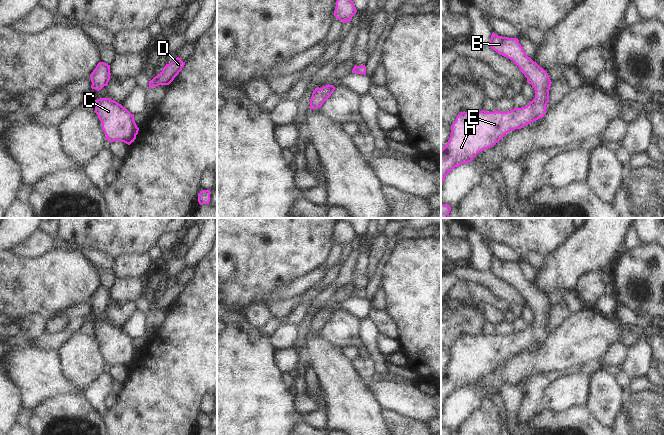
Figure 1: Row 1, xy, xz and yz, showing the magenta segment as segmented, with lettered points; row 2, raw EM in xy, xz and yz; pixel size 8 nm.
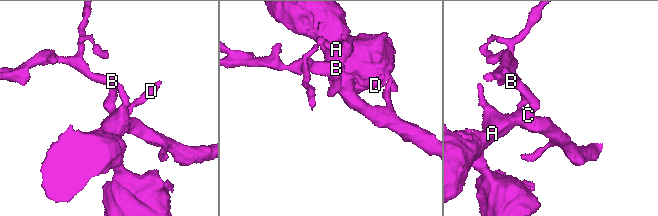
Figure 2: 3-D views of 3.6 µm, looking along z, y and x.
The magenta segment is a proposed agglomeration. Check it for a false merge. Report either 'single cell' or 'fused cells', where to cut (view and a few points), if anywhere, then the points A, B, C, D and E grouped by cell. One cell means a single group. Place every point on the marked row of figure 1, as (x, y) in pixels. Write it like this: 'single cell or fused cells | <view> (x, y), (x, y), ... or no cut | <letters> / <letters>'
single cell | no cut | A B C D E

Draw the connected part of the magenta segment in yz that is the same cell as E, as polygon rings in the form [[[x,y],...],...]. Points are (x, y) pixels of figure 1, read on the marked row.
[[[491,35],[489,46],[512,60],[535,90],[535,98],[522,108],[511,111],[461,112],[451,127],[450,138],[441,149],[441,185],[457,166],[471,162],[480,152],[493,147],[506,133],[521,129],[546,112],[552,84],[548,73],[527,56],[518,38]]]

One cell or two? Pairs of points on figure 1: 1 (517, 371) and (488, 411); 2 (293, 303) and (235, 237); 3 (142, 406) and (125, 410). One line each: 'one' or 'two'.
1: two
2: two
3: one

